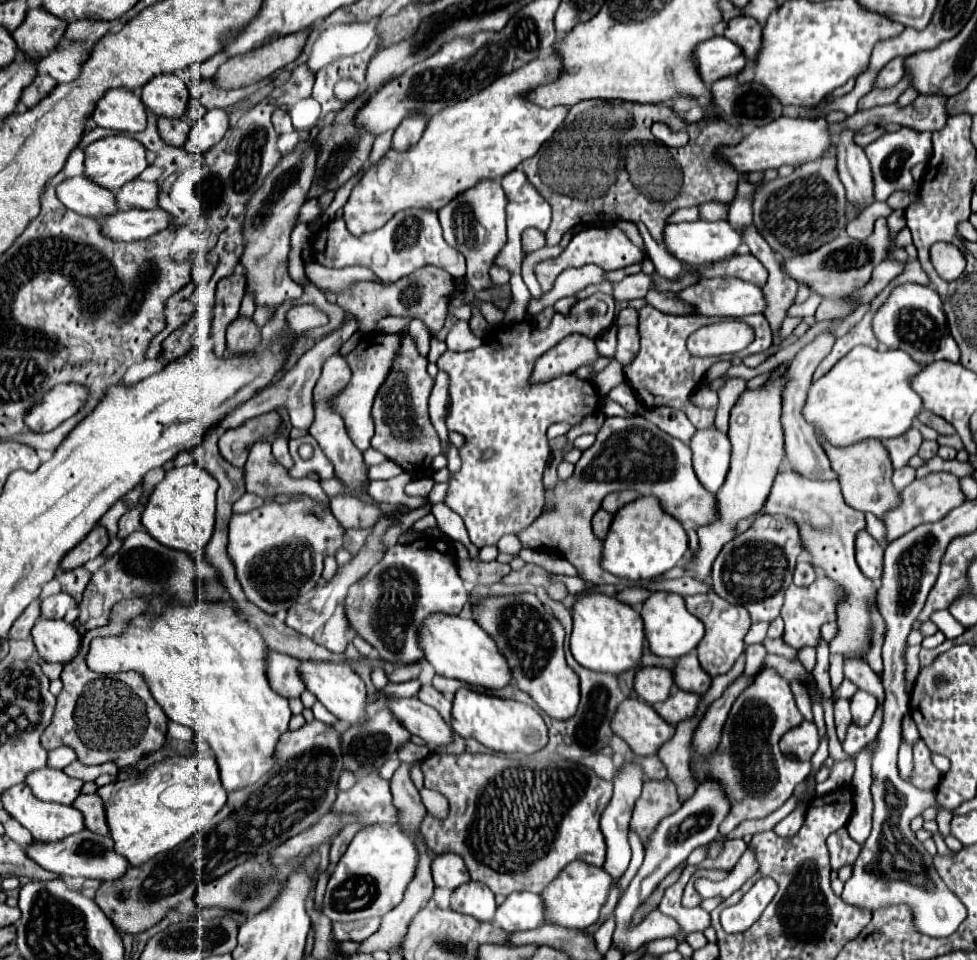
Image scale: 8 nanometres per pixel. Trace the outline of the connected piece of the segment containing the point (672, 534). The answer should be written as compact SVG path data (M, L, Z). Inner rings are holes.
M636 498L614 514L614 522L604 540L602 568L626 580L650 580L674 568L688 550L688 536L676 518L670 518L654 498Z

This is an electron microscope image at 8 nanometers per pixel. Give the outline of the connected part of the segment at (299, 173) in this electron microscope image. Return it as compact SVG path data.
M316 138L300 140L286 156L280 158L276 168L266 176L262 186L246 204L246 214L242 220L242 236L246 246L238 258L238 268L246 278L246 292L254 294L256 308L268 306L270 310L276 310L286 300L298 300L304 292L302 286L298 286L288 274L290 234L298 222L302 204L308 200L318 156L320 144Z

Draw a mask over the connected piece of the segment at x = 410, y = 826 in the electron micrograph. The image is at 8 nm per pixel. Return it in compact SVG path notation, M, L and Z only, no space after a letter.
M406 762L400 764L400 768L394 772L392 780L390 780L390 790L394 794L394 806L398 806L400 810L404 810L402 814L406 814L406 818L402 818L402 824L406 832L414 834L414 830L420 826L426 808L420 800L420 794L414 786L414 782L410 780L410 766Z

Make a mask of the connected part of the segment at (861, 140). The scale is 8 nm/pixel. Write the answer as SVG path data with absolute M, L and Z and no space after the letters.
M876 126L874 132L870 132L870 134L858 134L858 138L854 138L854 140L864 148L864 146L868 146L870 142L878 140L882 134L886 134L886 128L884 128L884 126Z

